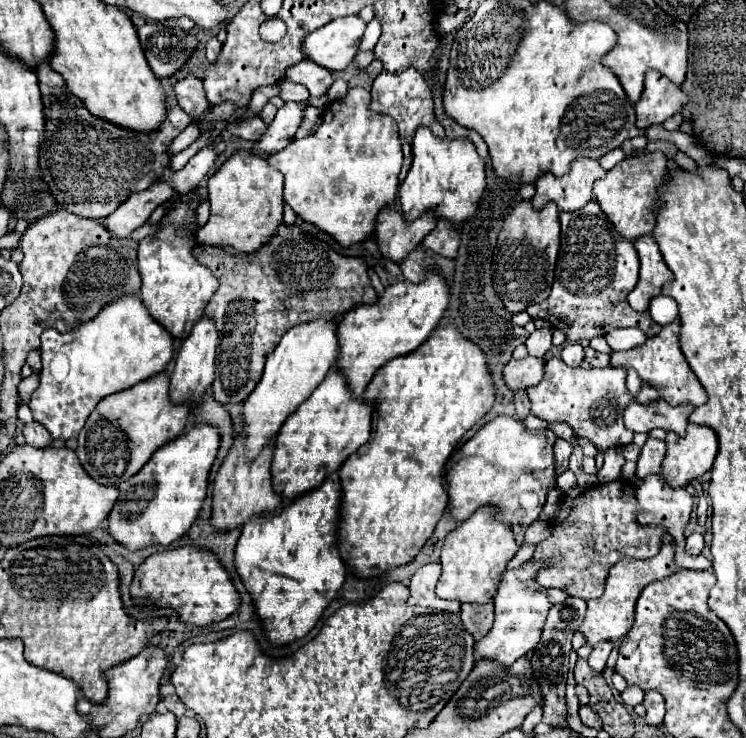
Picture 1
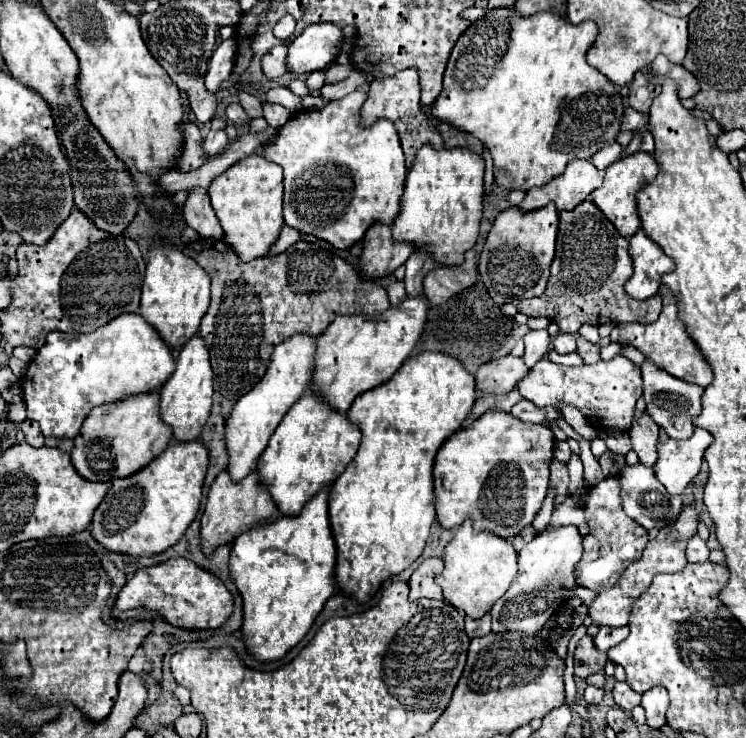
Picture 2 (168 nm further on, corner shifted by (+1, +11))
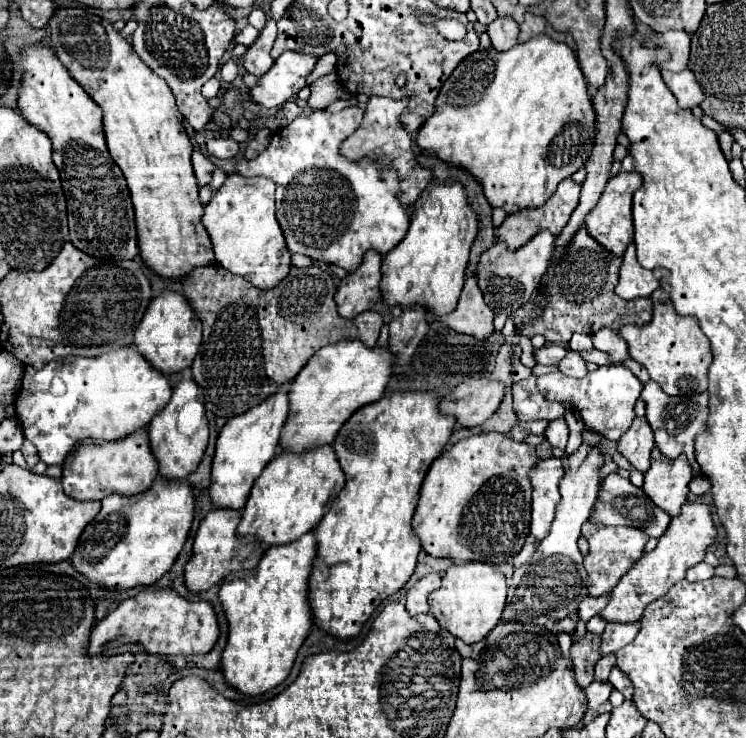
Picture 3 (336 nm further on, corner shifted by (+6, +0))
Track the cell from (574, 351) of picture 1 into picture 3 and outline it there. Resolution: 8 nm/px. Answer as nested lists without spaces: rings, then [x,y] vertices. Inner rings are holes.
[[[545,345],[533,351],[533,357],[539,365],[557,365],[565,357],[567,349],[563,345]]]

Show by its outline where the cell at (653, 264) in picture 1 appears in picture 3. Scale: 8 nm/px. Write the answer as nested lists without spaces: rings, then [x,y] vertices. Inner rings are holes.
[[[631,243],[623,255],[621,277],[615,287],[615,293],[621,299],[635,299],[635,297],[649,297],[657,287],[659,287],[659,279],[657,279],[655,271],[643,269],[637,263],[635,245]]]

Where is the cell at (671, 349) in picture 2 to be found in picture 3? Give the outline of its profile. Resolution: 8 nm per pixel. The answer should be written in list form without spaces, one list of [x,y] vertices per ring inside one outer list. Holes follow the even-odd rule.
[[[657,289],[651,295],[653,317],[645,325],[629,325],[621,329],[621,337],[627,339],[629,355],[641,363],[653,381],[661,385],[667,395],[689,397],[693,393],[707,391],[707,369],[711,363],[709,339],[699,329],[699,323],[691,315],[679,315],[671,303],[671,297]]]

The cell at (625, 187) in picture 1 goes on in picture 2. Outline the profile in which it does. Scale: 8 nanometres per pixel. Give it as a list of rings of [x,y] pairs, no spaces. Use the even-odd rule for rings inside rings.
[[[636,152],[630,156],[622,156],[620,160],[616,160],[614,164],[606,168],[604,184],[592,192],[592,202],[604,212],[608,220],[612,220],[612,224],[618,228],[618,232],[622,232],[622,236],[630,238],[642,226],[640,216],[636,212],[636,194],[644,184],[656,178],[658,170],[660,170],[660,164],[648,152]]]

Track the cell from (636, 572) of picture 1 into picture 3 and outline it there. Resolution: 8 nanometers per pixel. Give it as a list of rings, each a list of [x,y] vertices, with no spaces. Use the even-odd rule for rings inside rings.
[[[685,503],[681,509],[681,515],[671,519],[665,535],[659,539],[657,547],[651,553],[645,553],[621,581],[613,589],[611,601],[607,607],[599,613],[607,621],[619,621],[619,623],[633,623],[639,621],[645,607],[659,597],[663,597],[677,581],[685,579],[685,571],[697,563],[703,561],[707,549],[715,543],[717,527],[713,523],[711,507],[701,503]]]

